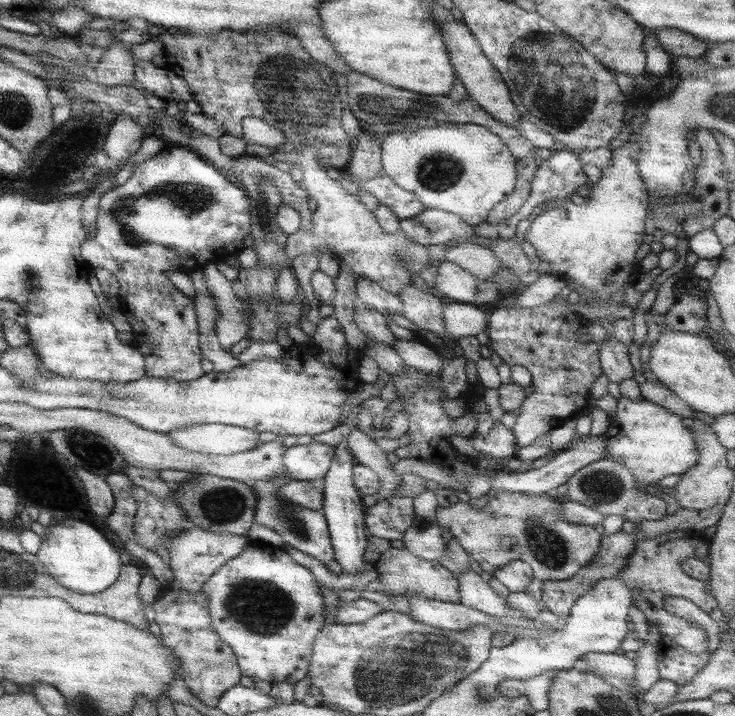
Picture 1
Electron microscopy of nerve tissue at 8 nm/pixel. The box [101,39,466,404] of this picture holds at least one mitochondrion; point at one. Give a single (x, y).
(187, 200)

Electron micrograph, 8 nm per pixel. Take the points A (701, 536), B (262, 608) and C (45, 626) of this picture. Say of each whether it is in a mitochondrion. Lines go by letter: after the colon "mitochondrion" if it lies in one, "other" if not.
A: other
B: mitochondrion
C: other

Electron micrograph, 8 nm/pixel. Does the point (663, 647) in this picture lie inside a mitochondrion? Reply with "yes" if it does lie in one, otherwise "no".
no

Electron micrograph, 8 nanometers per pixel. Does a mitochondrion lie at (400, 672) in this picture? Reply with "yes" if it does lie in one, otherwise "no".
yes

